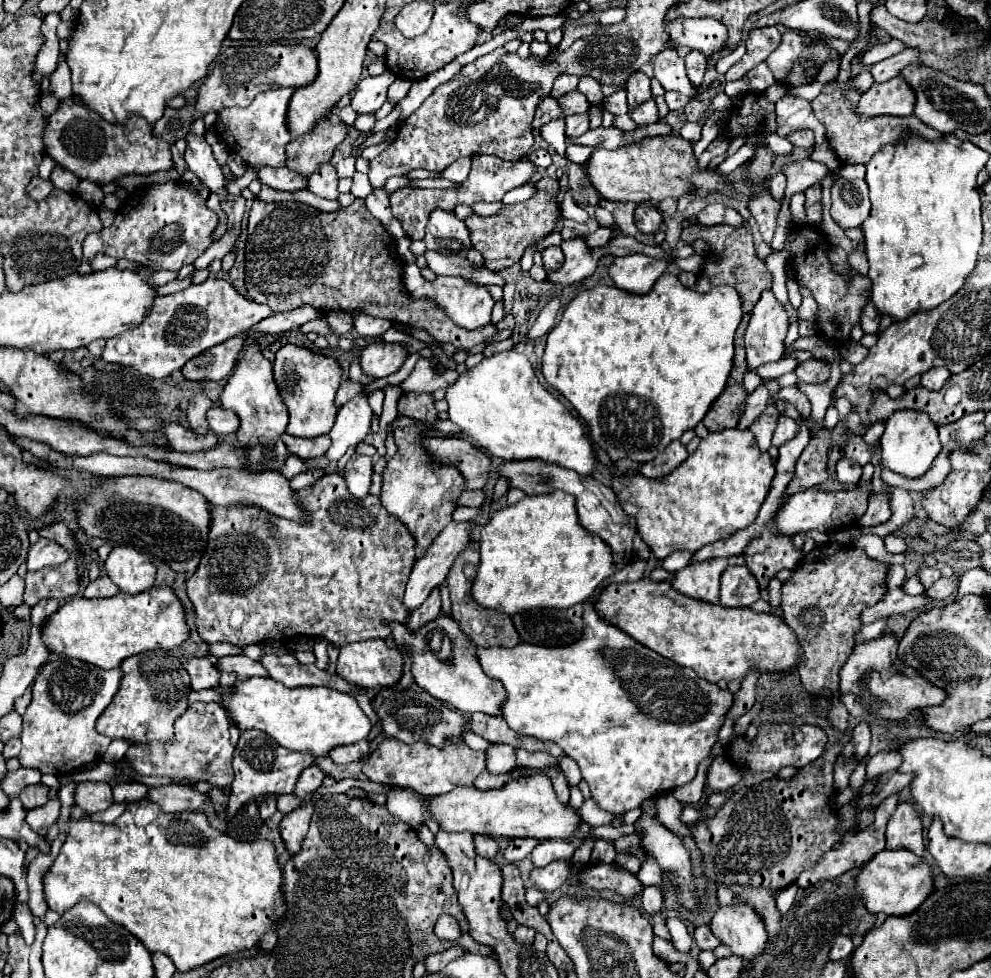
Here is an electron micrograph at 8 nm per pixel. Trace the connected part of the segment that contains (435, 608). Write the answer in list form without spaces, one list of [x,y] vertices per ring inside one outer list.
[[[435,587],[431,591],[431,595],[427,597],[427,601],[419,609],[415,609],[415,613],[411,613],[407,625],[409,625],[411,631],[419,629],[419,625],[423,625],[427,621],[433,621],[439,613],[441,613],[441,593],[439,593],[439,587]]]

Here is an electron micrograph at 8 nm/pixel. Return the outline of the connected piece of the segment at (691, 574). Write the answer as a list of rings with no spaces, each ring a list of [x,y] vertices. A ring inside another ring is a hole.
[[[741,553],[735,557],[715,557],[709,561],[685,565],[683,569],[673,573],[673,579],[669,579],[669,583],[679,593],[701,601],[719,603],[719,579],[729,565],[745,565],[745,555]]]

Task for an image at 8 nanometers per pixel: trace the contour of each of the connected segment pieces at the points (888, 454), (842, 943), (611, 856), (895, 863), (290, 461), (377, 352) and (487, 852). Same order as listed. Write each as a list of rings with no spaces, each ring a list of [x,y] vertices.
[[[899,411],[893,413],[885,423],[885,433],[881,437],[881,465],[899,475],[921,477],[939,455],[941,443],[937,427],[923,411]]]
[[[847,935],[837,937],[837,943],[831,949],[831,959],[845,961],[851,955],[851,951],[853,951],[853,937],[847,937]]]
[[[597,839],[597,841],[595,841],[593,855],[591,855],[591,861],[613,863],[613,861],[615,861],[615,845],[613,845],[613,841],[607,841],[607,839]]]
[[[905,849],[895,851],[879,851],[869,863],[863,865],[859,875],[855,877],[855,891],[865,903],[869,913],[885,913],[885,915],[907,915],[913,913],[925,897],[931,893],[931,867],[923,857],[913,855]]]
[[[289,455],[289,457],[287,457],[287,465],[283,467],[283,475],[285,475],[287,479],[291,479],[293,475],[303,473],[303,471],[307,471],[307,467],[303,465],[303,461],[301,461],[299,457],[295,457],[295,455]]]
[[[371,343],[361,351],[359,365],[365,375],[381,379],[395,373],[405,359],[407,359],[407,349],[397,343],[383,343],[383,345]]]
[[[475,835],[473,841],[475,841],[475,851],[477,851],[481,857],[487,857],[487,859],[493,859],[493,857],[495,857],[499,845],[497,845],[497,841],[495,841],[493,837]]]

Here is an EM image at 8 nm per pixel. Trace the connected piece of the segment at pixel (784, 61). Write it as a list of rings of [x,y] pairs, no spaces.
[[[790,30],[783,33],[775,53],[771,53],[771,57],[767,59],[767,65],[775,73],[777,81],[785,81],[787,71],[791,71],[793,63],[803,55],[803,49],[805,49],[805,43],[799,34]]]

